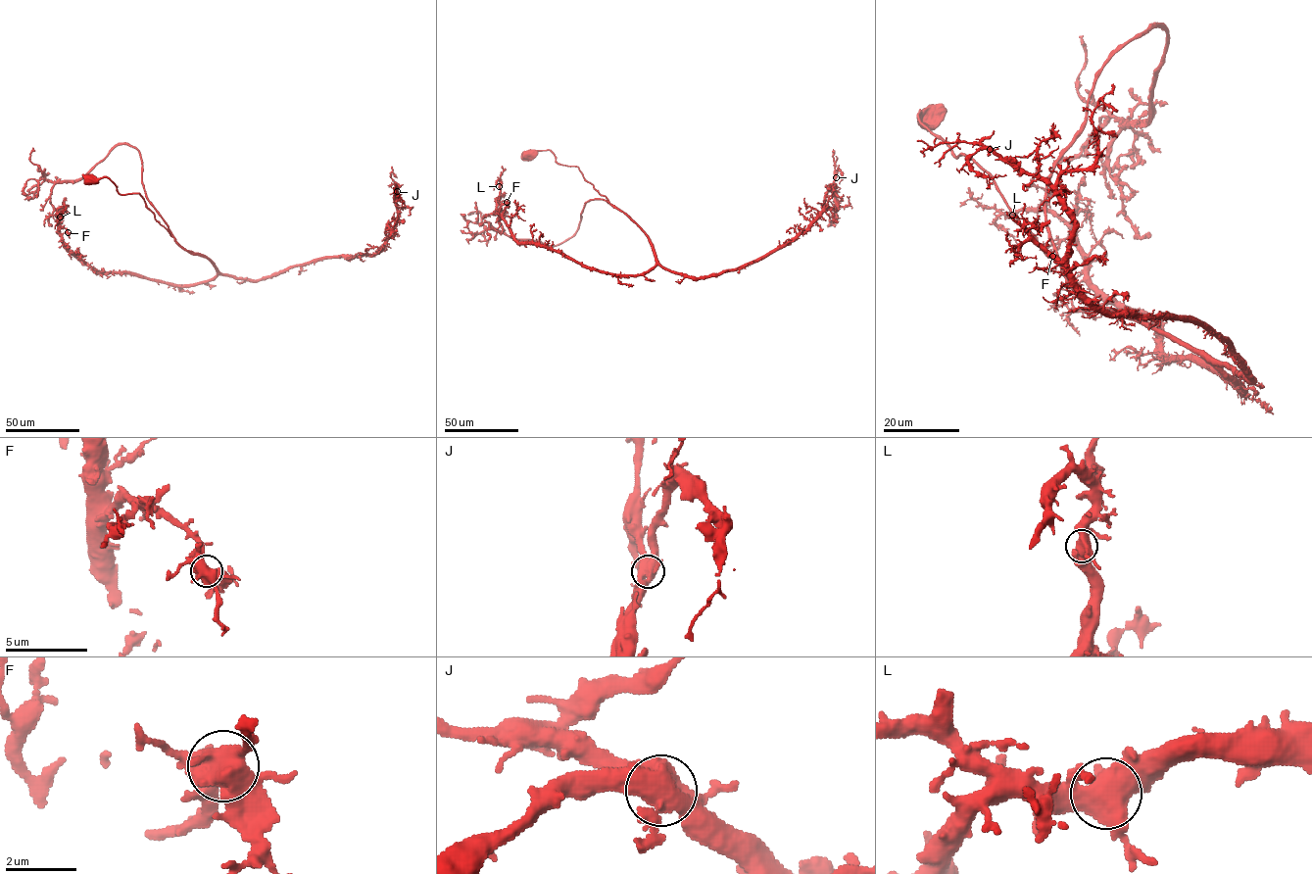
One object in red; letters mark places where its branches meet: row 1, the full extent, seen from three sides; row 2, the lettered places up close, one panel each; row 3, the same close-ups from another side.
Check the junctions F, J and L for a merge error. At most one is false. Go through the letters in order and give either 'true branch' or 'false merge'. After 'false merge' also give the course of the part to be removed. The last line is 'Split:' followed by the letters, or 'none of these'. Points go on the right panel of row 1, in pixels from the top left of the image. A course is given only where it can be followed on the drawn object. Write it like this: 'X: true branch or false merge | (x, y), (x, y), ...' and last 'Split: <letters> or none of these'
F: true branch
J: true branch
L: true branch
Split: none of these

